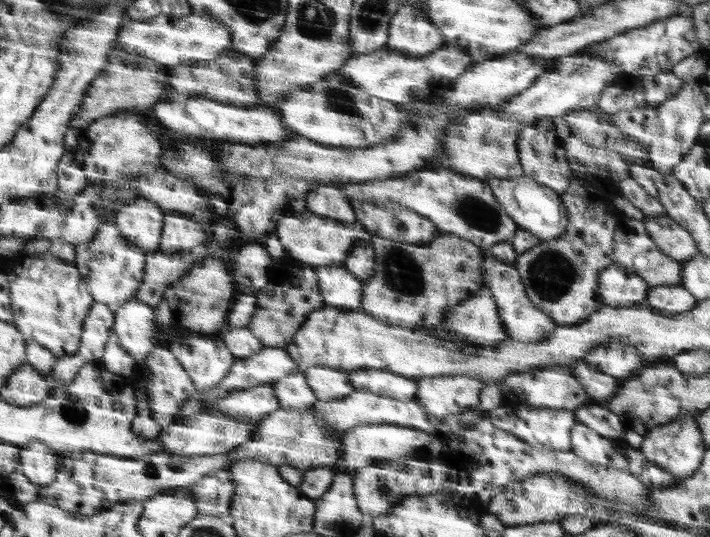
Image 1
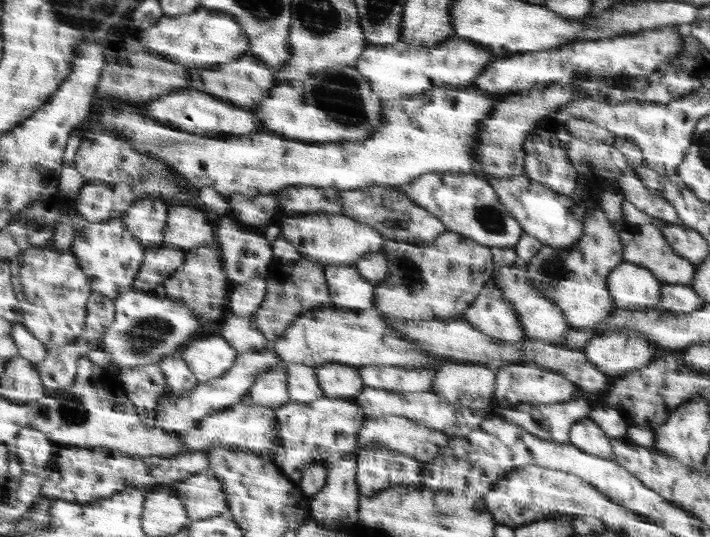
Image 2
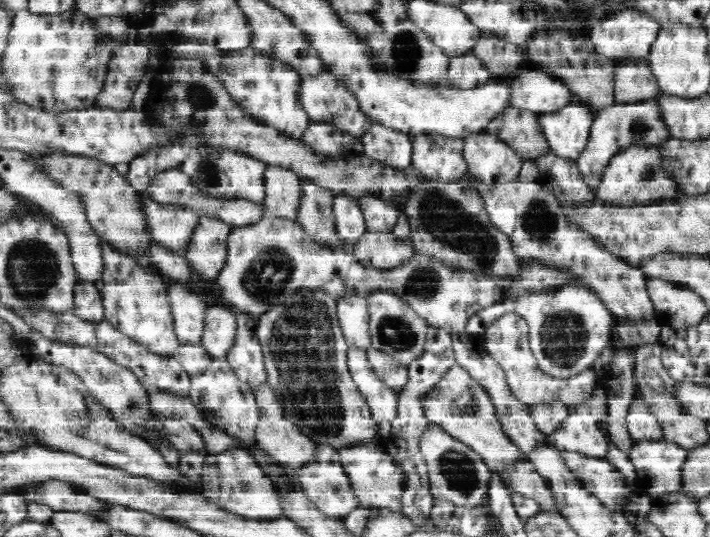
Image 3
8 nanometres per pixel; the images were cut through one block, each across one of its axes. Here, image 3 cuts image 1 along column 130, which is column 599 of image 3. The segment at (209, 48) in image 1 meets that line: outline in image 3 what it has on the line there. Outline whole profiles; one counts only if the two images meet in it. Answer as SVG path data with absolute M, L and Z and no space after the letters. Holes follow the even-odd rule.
M622 9L609 16L610 18L600 19L592 26L590 38L596 52L608 58L646 58L652 43L656 40L661 24L645 12L636 12L636 10Z

